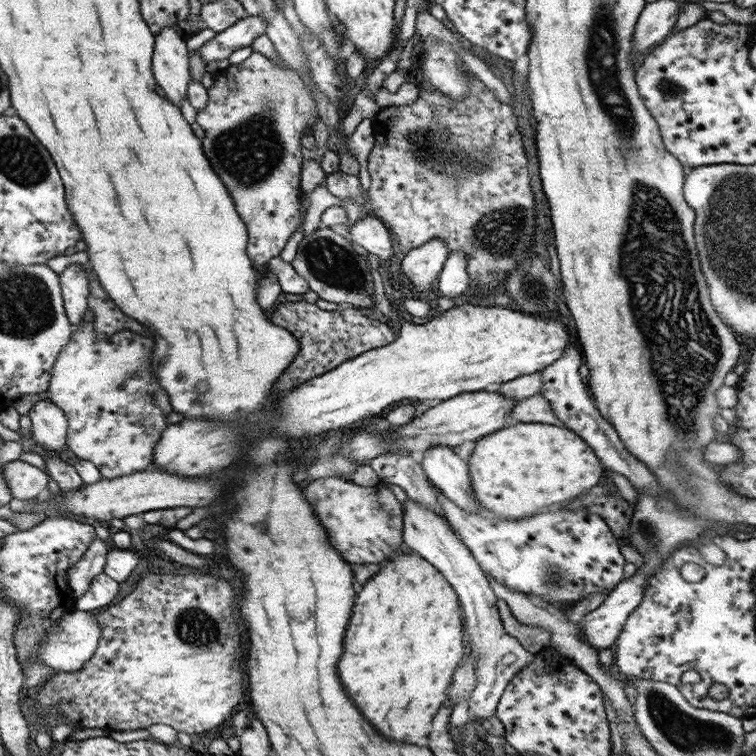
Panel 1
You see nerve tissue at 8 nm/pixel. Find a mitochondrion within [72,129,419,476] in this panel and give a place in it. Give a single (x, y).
(327, 261)

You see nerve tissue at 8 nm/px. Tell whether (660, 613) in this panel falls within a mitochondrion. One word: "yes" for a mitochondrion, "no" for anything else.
no

